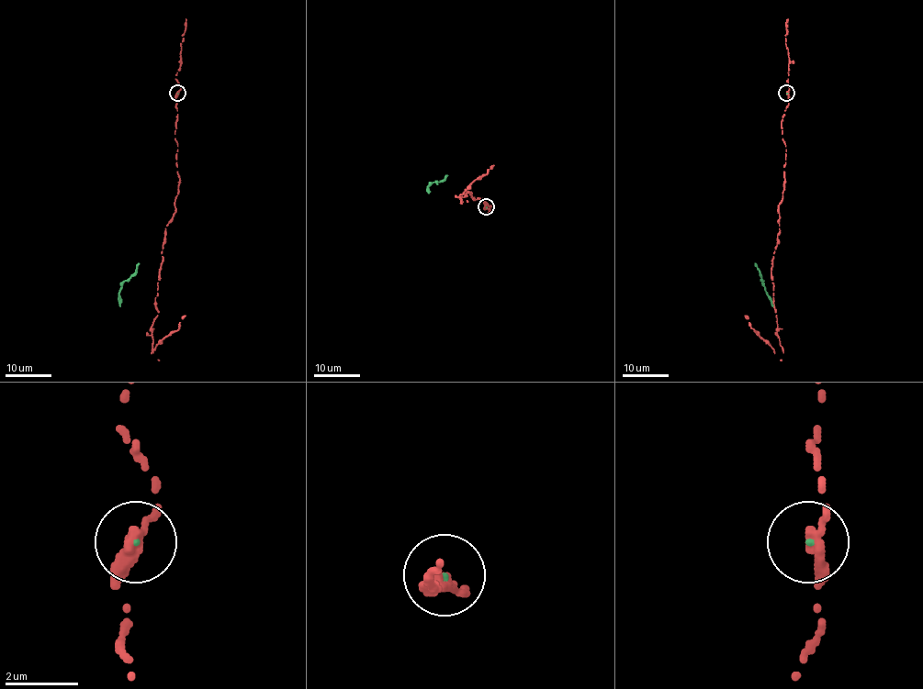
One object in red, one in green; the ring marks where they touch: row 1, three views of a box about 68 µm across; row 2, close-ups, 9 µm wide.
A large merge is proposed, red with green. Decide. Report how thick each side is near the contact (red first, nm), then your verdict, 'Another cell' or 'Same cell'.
Thickness 460 nm (red) against 70 nm. Another cell

